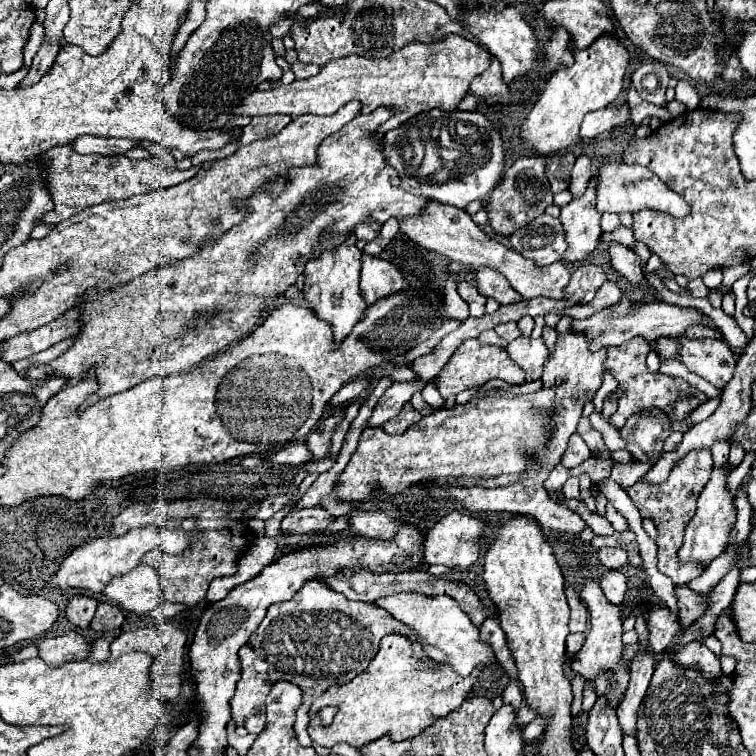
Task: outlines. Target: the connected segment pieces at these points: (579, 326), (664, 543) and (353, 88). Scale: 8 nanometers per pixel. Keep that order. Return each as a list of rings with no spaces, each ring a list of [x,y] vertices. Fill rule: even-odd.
[[[623,298],[621,302],[615,304],[615,310],[607,308],[607,310],[593,314],[587,320],[573,320],[571,326],[573,330],[585,332],[591,338],[591,350],[599,350],[603,346],[619,346],[639,334],[643,334],[649,340],[655,340],[659,336],[681,336],[685,334],[689,326],[701,324],[703,318],[707,316],[703,314],[703,310],[697,310],[697,308],[685,308],[685,306],[667,304],[667,302],[647,302],[641,308],[633,308],[633,300]],[[611,314],[615,314],[613,320],[611,320]]]
[[[693,450],[691,454],[687,454],[671,472],[671,476],[661,482],[661,484],[645,484],[645,482],[637,482],[629,488],[625,488],[625,492],[629,494],[629,498],[635,502],[635,506],[639,508],[643,518],[651,518],[655,520],[655,526],[659,530],[659,538],[657,538],[657,546],[659,546],[659,570],[663,574],[667,574],[677,586],[687,584],[689,580],[697,578],[703,570],[699,570],[699,566],[691,566],[691,564],[679,564],[677,560],[677,550],[679,550],[679,542],[683,542],[683,530],[689,524],[689,520],[695,514],[695,504],[697,498],[703,490],[703,486],[709,482],[711,476],[711,452],[709,450]]]
[[[447,34],[435,42],[409,42],[401,50],[389,54],[387,58],[365,58],[365,56],[345,56],[331,60],[321,72],[307,80],[295,80],[267,92],[249,94],[239,106],[241,116],[261,116],[261,114],[321,114],[329,116],[343,108],[349,100],[361,102],[361,112],[373,112],[377,106],[387,106],[395,110],[395,116],[381,126],[381,132],[401,126],[403,122],[423,114],[427,110],[455,110],[459,102],[469,94],[473,78],[491,66],[491,54],[487,48],[459,36]]]

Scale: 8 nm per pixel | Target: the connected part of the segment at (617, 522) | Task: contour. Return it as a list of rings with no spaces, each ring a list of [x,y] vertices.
[[[611,502],[607,504],[605,518],[613,524],[613,528],[615,528],[615,530],[621,530],[621,532],[623,532],[623,530],[627,530],[627,520],[625,520],[625,518],[623,518],[615,508],[613,508],[613,504],[611,504]]]

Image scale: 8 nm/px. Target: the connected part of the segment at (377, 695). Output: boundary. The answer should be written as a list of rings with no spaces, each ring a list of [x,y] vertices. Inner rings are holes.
[[[387,634],[381,640],[377,656],[361,674],[357,674],[349,684],[331,686],[323,696],[313,702],[309,736],[315,744],[325,748],[331,748],[339,742],[361,748],[385,734],[389,734],[395,742],[415,738],[417,734],[433,726],[439,718],[445,718],[451,710],[457,710],[471,694],[479,676],[479,668],[475,668],[471,676],[461,678],[449,664],[425,664],[413,656],[411,640],[407,636]],[[323,706],[339,708],[329,726],[321,726],[319,718],[315,716],[317,710]]]

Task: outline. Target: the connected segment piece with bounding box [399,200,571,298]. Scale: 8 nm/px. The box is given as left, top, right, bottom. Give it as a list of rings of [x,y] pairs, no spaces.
[[[429,202],[425,212],[415,218],[407,218],[399,222],[401,230],[419,246],[439,252],[451,260],[457,260],[473,270],[479,270],[483,266],[499,270],[509,284],[523,296],[523,298],[535,298],[535,296],[551,296],[551,298],[563,298],[563,288],[567,286],[571,274],[563,266],[563,262],[553,262],[549,266],[535,266],[535,262],[527,260],[513,248],[507,248],[499,240],[487,236],[471,218],[467,210],[455,208],[455,206],[443,206],[439,202]]]

